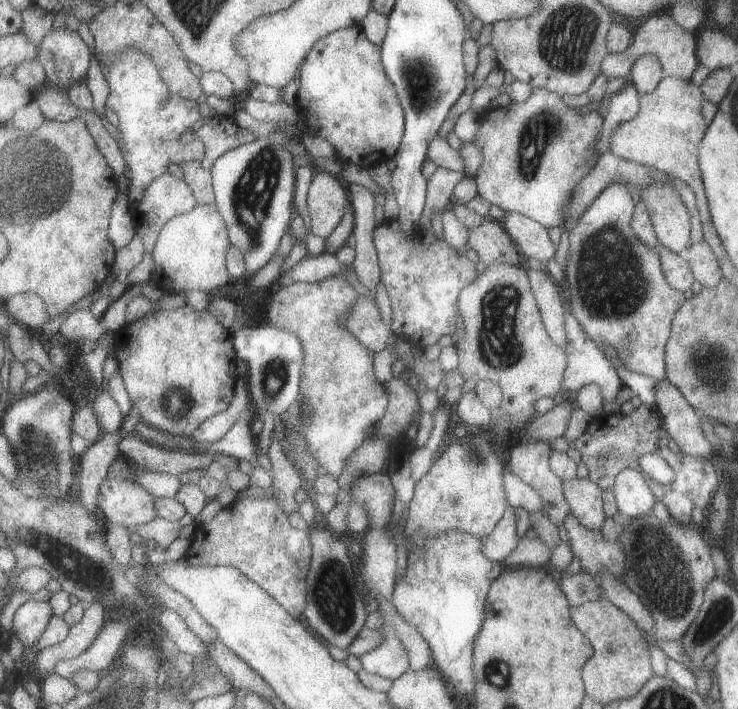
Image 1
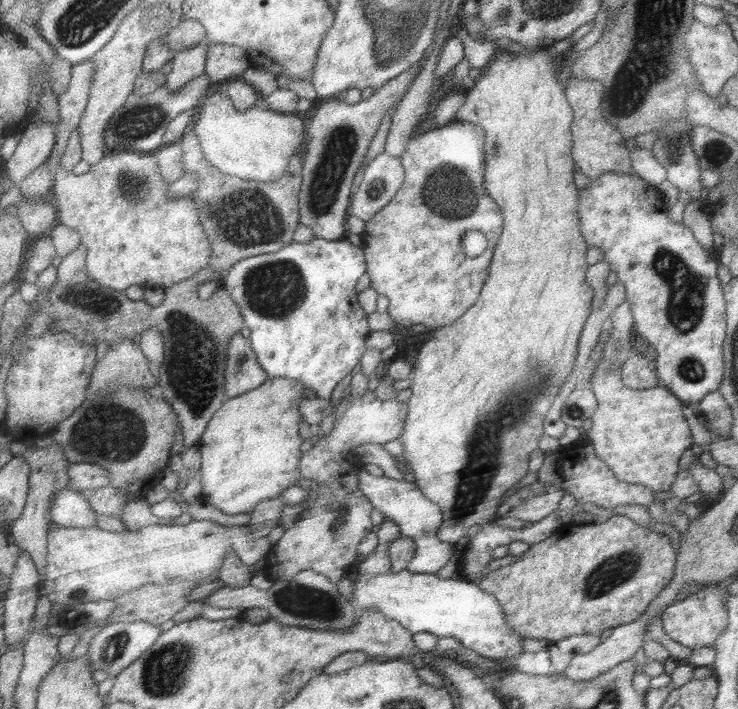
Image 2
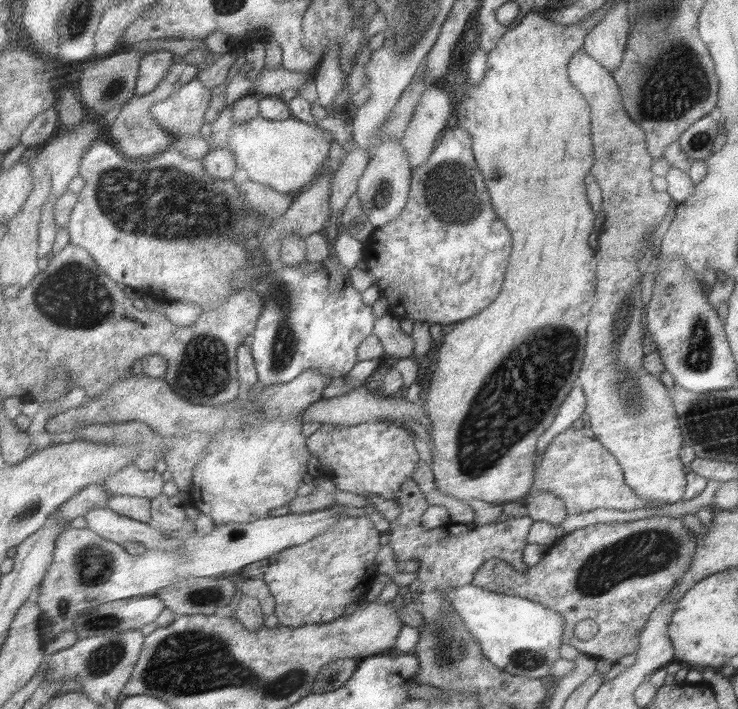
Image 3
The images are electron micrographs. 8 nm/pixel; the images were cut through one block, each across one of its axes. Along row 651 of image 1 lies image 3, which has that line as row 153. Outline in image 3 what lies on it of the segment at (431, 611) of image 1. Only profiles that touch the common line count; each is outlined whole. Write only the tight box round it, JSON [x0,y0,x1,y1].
[367,126,511,326]

